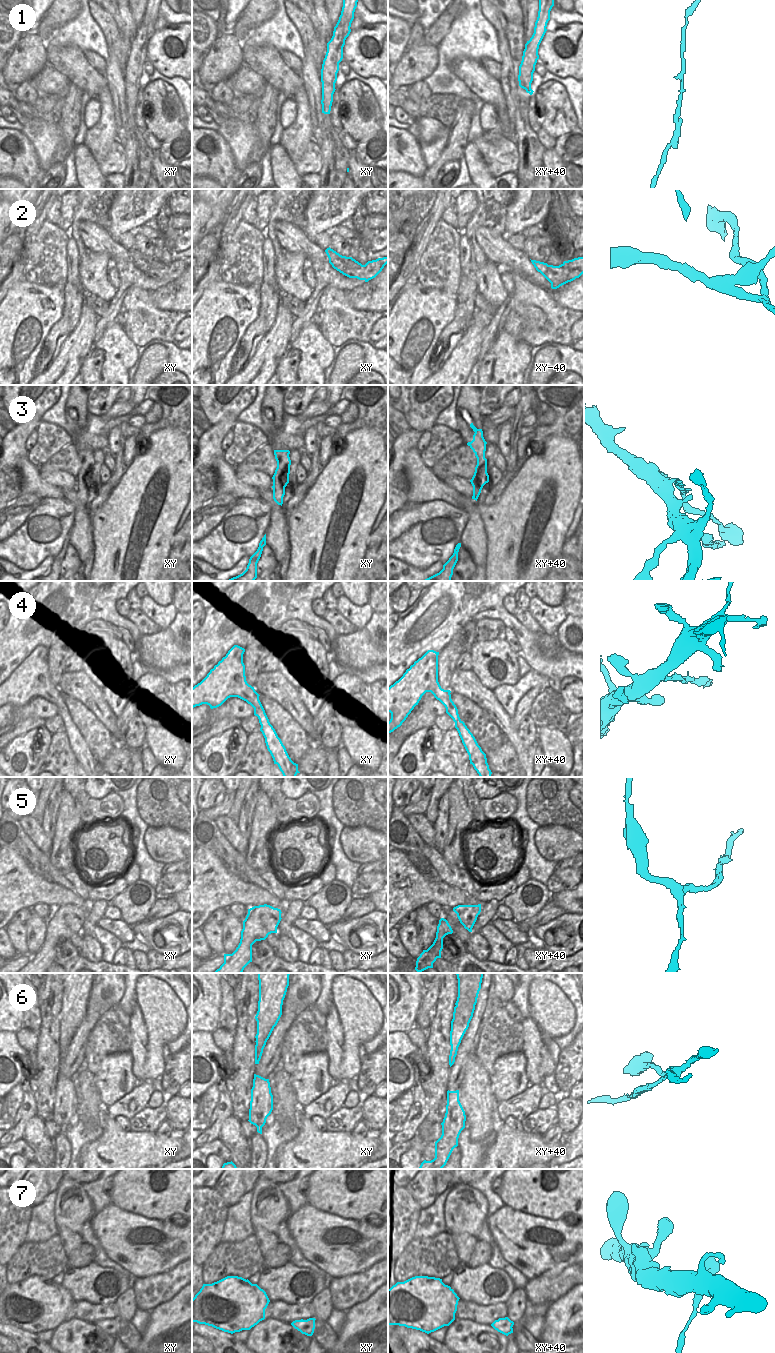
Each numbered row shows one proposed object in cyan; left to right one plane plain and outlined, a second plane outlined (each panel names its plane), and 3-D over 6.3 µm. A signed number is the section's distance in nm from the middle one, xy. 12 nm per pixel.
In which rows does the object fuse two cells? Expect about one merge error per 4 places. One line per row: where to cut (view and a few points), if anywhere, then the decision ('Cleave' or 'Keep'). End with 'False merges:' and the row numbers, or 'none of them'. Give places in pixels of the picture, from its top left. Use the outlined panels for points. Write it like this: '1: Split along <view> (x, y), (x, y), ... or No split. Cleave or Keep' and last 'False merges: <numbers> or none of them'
1: No split. Keep
2: Split along xy-40 (561, 264), (568, 270), (568, 276), (574, 279). Cleave
3: Split along xy+40 (486, 459), (478, 473), (478, 487), (480, 490). Cleave
4: Split along xy (255, 691), (242, 699). Cleave
5: No split. Keep
6: Split along xy+40 (458, 993), (464, 993), (469, 997), (476, 998). Cleave
7: Split along xy+40 (498, 1319), (505, 1320), (506, 1325), (511, 1327). Cleave
False merges: 2, 3, 4, 6, 7

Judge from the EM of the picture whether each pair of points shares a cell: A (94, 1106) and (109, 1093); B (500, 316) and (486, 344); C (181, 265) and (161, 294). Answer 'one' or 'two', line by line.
A: two
B: one
C: two

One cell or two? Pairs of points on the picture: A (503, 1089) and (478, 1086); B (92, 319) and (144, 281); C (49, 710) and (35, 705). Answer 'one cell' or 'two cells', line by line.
A: two cells
B: two cells
C: one cell

